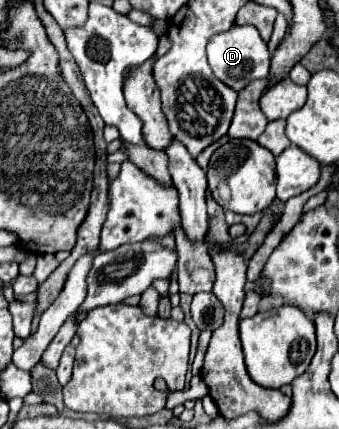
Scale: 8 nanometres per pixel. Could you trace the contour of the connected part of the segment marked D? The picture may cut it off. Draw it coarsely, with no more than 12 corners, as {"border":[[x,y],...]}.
{"border":[[253,25],[213,35],[213,73],[235,91],[267,77],[267,43]]}

